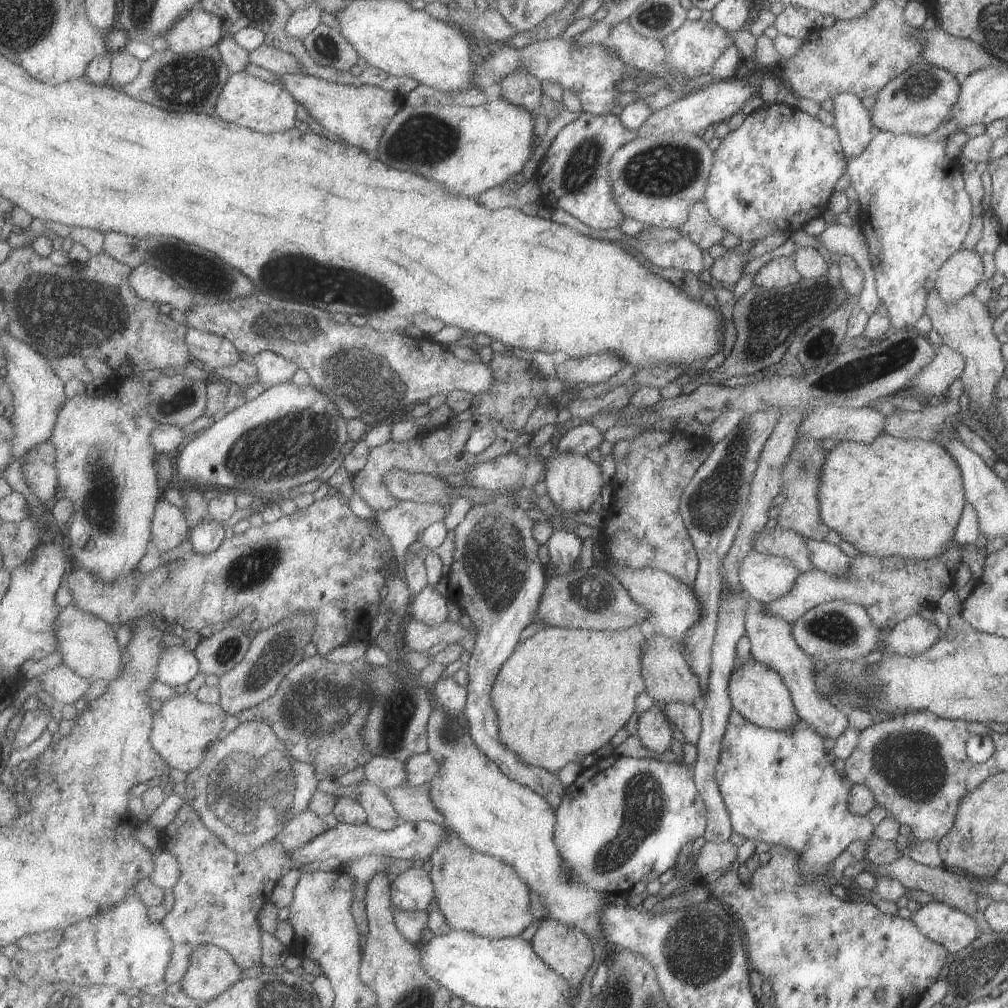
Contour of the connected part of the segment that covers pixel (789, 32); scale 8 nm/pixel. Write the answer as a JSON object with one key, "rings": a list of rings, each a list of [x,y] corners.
{"rings":[[[785,5],[782,13],[776,17],[774,26],[780,35],[791,36],[796,40],[808,38],[810,31],[817,25],[813,15],[808,15],[808,11],[796,6]]]}

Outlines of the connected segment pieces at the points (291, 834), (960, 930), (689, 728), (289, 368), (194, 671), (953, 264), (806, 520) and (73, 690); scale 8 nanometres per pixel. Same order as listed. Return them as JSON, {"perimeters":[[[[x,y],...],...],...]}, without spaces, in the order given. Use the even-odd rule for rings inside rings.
{"perimeters":[[[[308,809],[306,812],[302,812],[302,814],[298,814],[282,830],[282,834],[279,834],[276,840],[280,840],[282,844],[286,845],[289,851],[292,851],[298,848],[304,848],[304,846],[309,845],[316,838],[321,837],[322,834],[326,834],[330,829],[326,817]]],[[[931,901],[920,906],[918,910],[911,912],[909,919],[914,922],[916,928],[924,936],[941,944],[950,953],[960,952],[981,935],[980,930],[978,930],[978,924],[976,924],[976,920],[972,916],[968,916],[961,910],[946,906],[941,902]]],[[[670,702],[664,706],[665,714],[669,722],[684,734],[685,742],[688,744],[696,744],[701,735],[701,714],[699,709],[695,707],[696,703],[688,704],[688,702]]],[[[272,350],[260,353],[251,358],[260,370],[260,384],[273,387],[282,383],[291,382],[300,366],[286,356],[276,354]]],[[[186,645],[166,647],[166,654],[162,654],[162,662],[158,677],[160,682],[170,685],[172,688],[190,684],[202,673],[202,662],[196,654]]],[[[973,249],[957,250],[934,276],[928,277],[926,284],[938,290],[942,302],[958,302],[962,296],[974,292],[980,282],[986,281],[985,266],[979,254]]],[[[797,439],[797,443],[790,453],[786,466],[782,468],[782,472],[784,472],[782,486],[786,492],[786,500],[781,504],[780,513],[775,518],[777,526],[796,531],[805,538],[829,541],[833,545],[841,546],[842,537],[835,530],[828,528],[820,516],[818,486],[820,486],[822,466],[826,462],[826,450],[822,450],[820,441],[817,440]]],[[[60,664],[35,679],[44,686],[44,691],[56,700],[58,706],[78,702],[90,692],[93,682],[74,672],[67,664]]]]}

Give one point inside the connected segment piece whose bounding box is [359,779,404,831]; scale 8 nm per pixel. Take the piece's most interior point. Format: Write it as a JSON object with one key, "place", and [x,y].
{"place":[383,814]}

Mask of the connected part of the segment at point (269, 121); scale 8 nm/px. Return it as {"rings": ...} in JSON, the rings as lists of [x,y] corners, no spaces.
{"rings":[[[244,71],[233,73],[230,82],[222,92],[221,101],[218,102],[218,116],[228,122],[248,126],[254,130],[262,130],[268,134],[292,130],[298,124],[298,103],[296,96],[286,87],[276,82],[267,82],[262,78],[253,76]]]}

